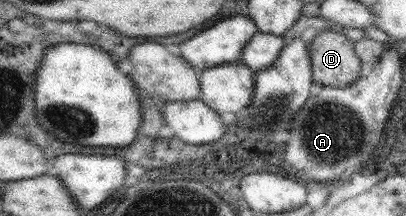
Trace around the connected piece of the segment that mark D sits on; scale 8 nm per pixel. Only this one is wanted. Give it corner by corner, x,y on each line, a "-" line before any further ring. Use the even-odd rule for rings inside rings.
326,29
307,39
311,79
320,85
341,87
358,78
360,60
354,55
354,45
341,32

